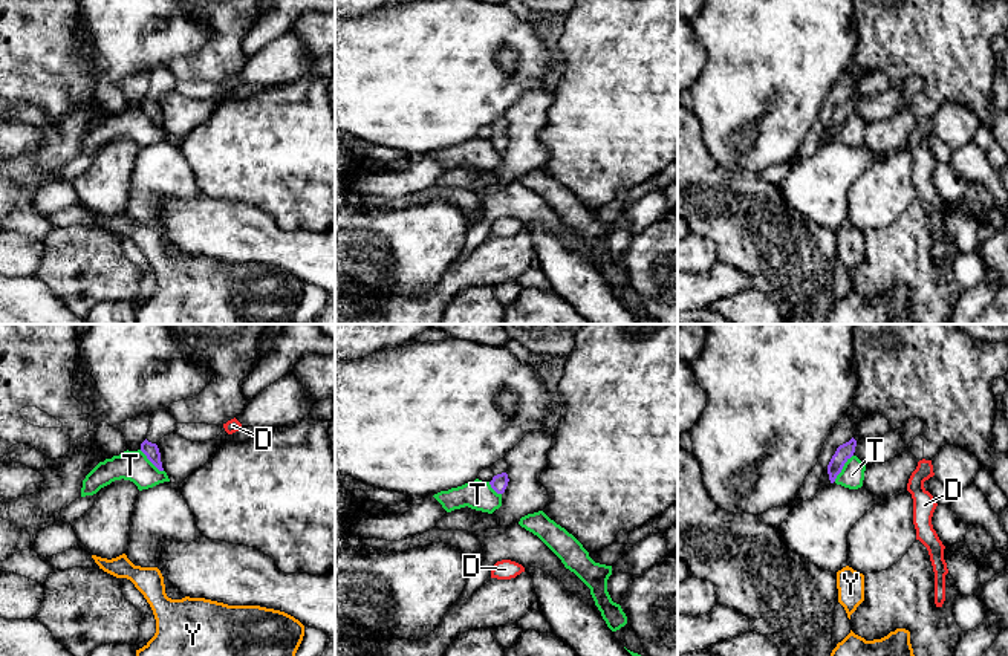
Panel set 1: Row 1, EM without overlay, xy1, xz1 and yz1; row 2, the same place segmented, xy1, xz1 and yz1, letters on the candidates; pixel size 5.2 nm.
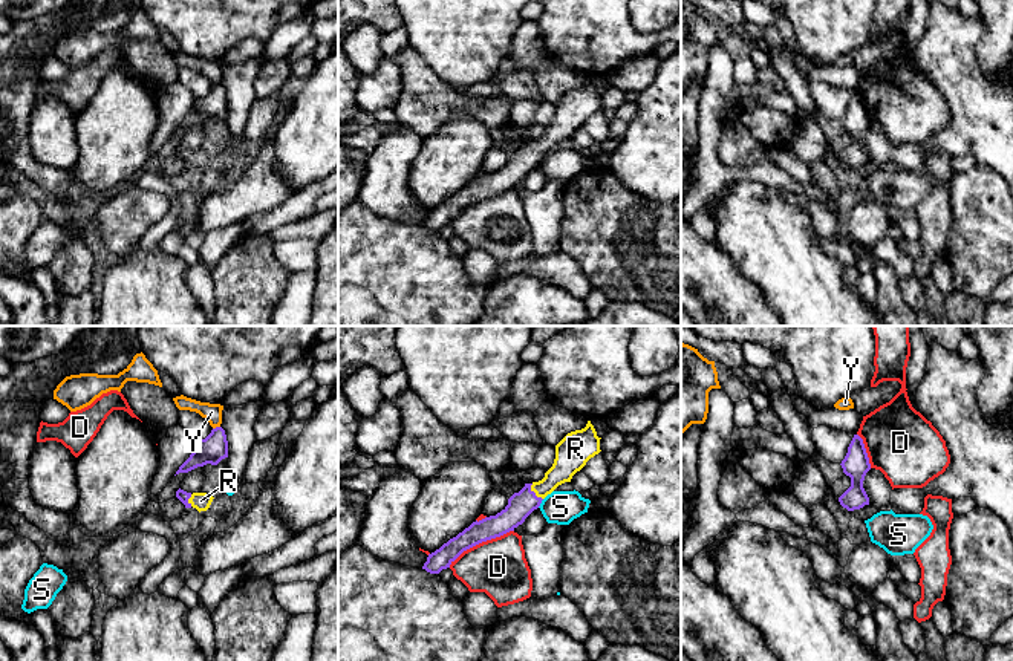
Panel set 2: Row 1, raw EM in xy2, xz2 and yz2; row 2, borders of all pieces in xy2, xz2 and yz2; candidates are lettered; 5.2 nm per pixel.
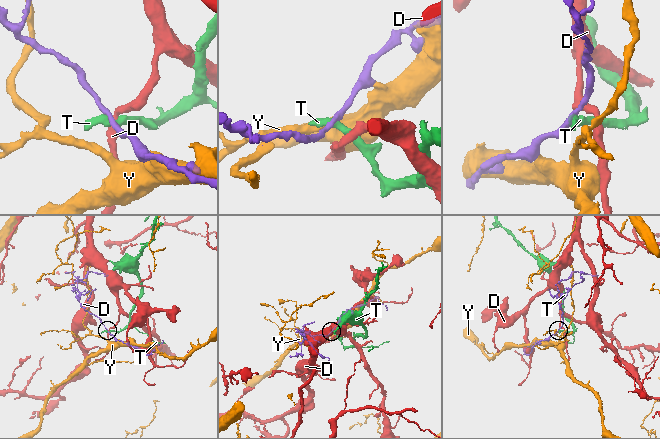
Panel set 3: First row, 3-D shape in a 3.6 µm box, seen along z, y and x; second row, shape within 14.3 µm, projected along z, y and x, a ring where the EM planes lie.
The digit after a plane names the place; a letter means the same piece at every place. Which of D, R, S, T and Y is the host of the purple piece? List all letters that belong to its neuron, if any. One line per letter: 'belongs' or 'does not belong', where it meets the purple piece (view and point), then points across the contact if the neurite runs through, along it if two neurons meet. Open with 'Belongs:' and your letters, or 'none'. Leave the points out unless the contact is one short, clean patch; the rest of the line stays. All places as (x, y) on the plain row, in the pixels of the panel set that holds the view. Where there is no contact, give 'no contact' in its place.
Belongs: R
D: does not belong | xz2 (481, 199)
R: belongs | xz2 (534, 150) | across xz2 (522, 161), (534, 150), (568, 118)
S: does not belong | xz2 (540, 159)
T: does not belong | yz1 (842, 126) | along yz1 (852, 112), (834, 138)
Y: does not belong | xy2 (216, 84)

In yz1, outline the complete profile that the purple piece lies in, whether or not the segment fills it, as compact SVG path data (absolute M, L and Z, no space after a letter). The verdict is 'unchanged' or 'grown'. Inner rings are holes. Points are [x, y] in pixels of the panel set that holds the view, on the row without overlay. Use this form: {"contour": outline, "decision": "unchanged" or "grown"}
{"contour": "M852 95L849 99L840 102L828 122L828 132L831 141L835 139L837 133L841 130L844 121L854 113L857 98Z", "decision": "unchanged"}

